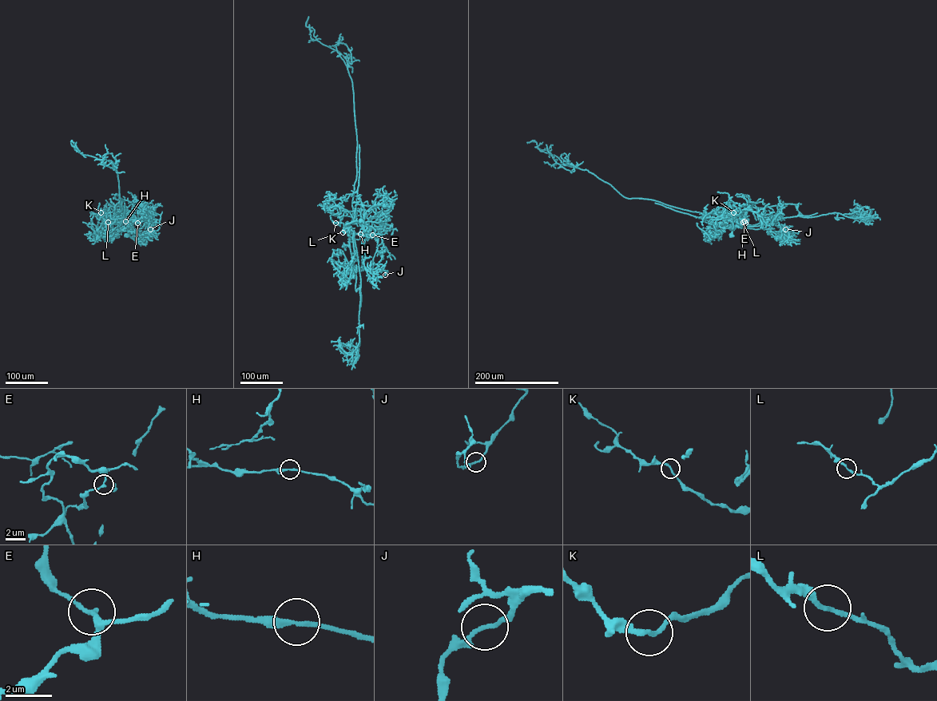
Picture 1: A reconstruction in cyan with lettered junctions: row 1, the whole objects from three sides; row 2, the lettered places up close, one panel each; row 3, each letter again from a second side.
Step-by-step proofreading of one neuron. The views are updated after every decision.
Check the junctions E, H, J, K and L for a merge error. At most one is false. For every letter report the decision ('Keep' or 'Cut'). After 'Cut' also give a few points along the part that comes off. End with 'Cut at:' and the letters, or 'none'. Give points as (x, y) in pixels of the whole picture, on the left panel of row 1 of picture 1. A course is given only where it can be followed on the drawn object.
E: Keep
H: Keep
J: Keep
K: Keep
L: Keep
Cut at: none

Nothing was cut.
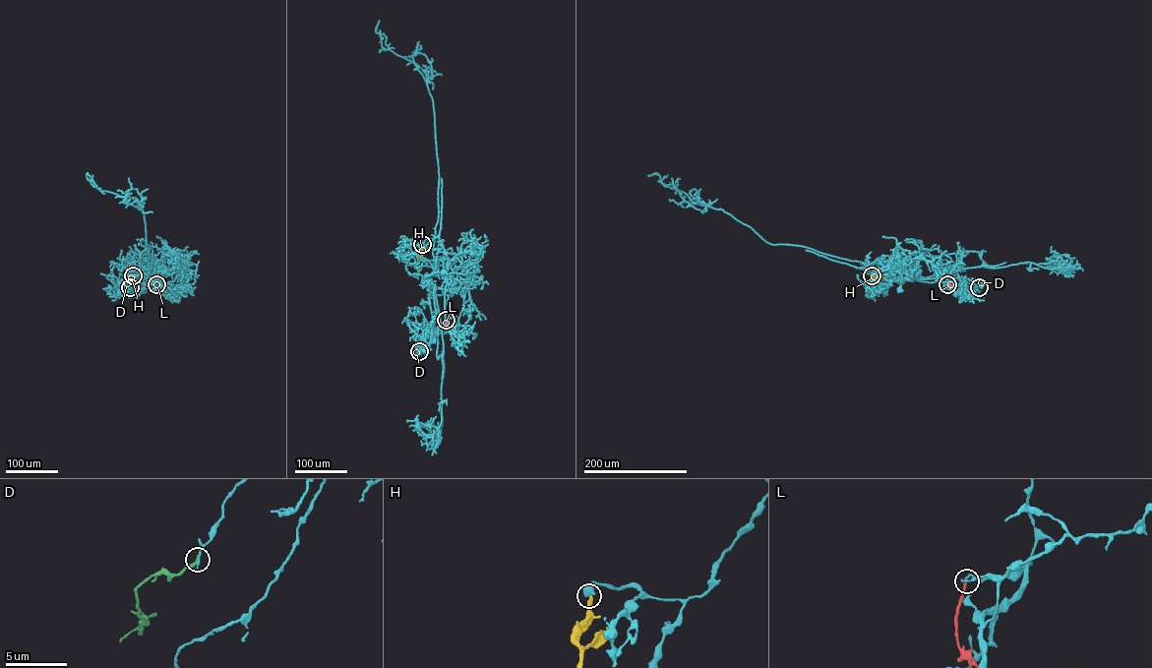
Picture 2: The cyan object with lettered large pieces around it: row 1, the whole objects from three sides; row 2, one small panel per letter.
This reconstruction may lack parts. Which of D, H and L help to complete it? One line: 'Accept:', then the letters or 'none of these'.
Accept: none of these

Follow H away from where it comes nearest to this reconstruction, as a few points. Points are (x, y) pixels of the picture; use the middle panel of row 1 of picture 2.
H: (422, 244), (422, 255), (418, 258)

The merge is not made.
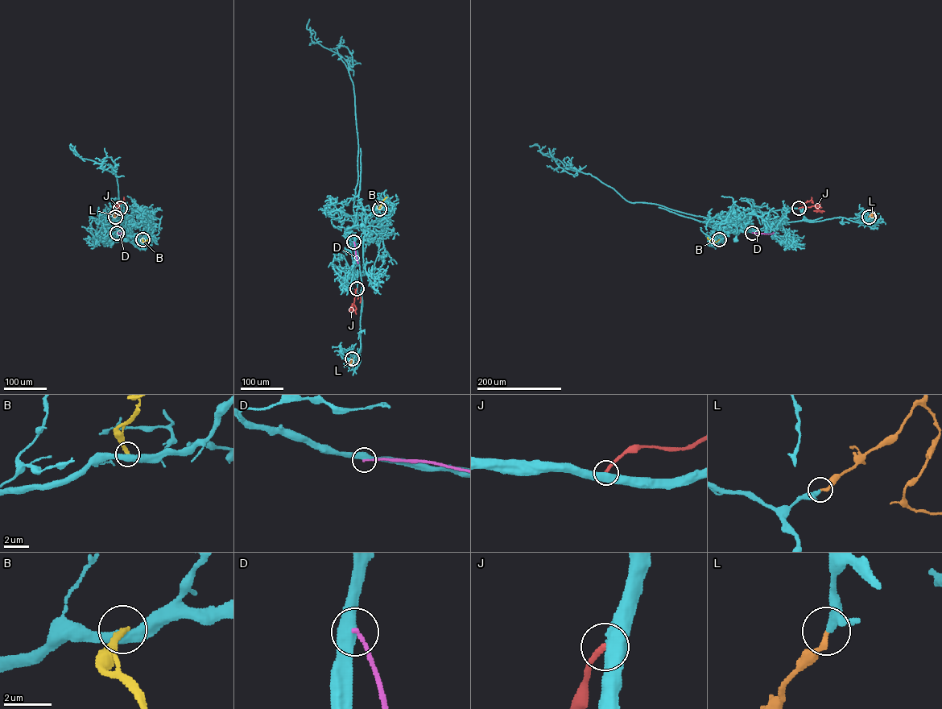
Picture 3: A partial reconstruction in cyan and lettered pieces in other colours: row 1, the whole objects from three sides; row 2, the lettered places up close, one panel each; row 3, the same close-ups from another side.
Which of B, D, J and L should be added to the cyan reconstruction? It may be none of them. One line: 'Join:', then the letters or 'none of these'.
Join: L

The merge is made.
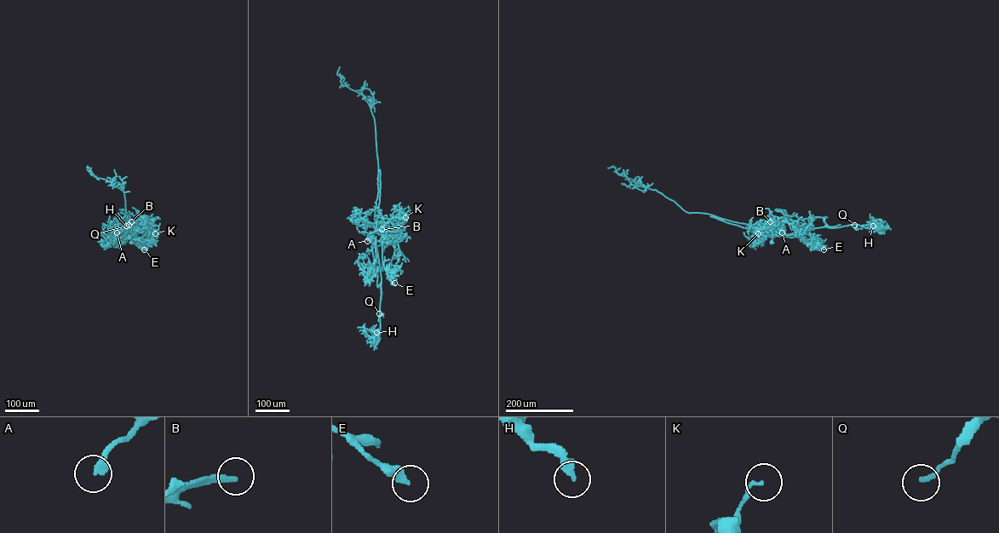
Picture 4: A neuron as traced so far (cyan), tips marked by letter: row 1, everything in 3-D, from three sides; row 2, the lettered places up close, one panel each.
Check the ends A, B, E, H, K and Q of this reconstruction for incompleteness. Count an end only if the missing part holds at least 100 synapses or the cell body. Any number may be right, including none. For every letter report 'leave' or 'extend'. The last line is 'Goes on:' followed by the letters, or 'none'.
A: extend
B: extend
E: leave
H: leave
K: leave
Q: extend
Goes on: A, B, Q

